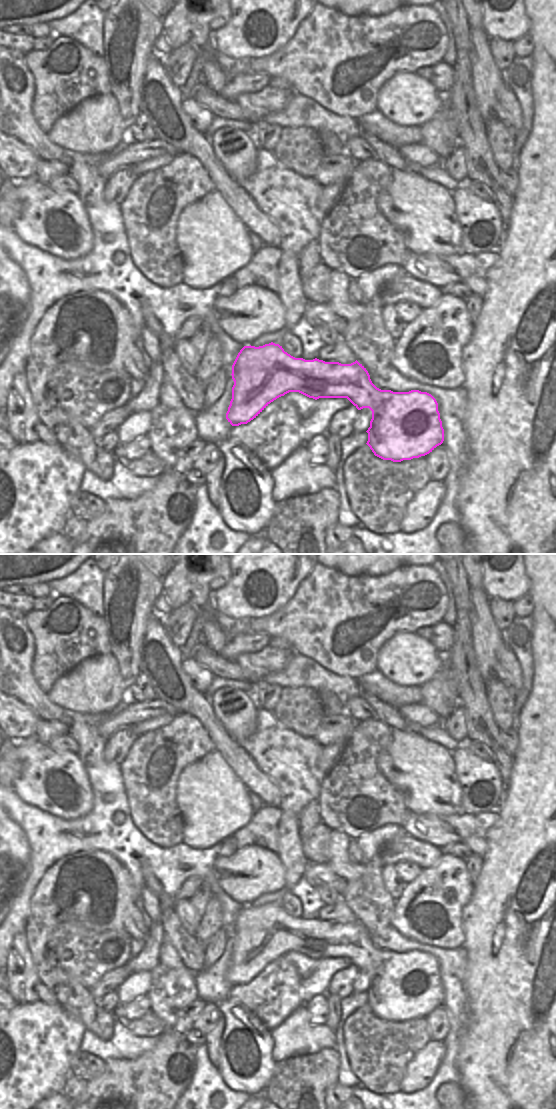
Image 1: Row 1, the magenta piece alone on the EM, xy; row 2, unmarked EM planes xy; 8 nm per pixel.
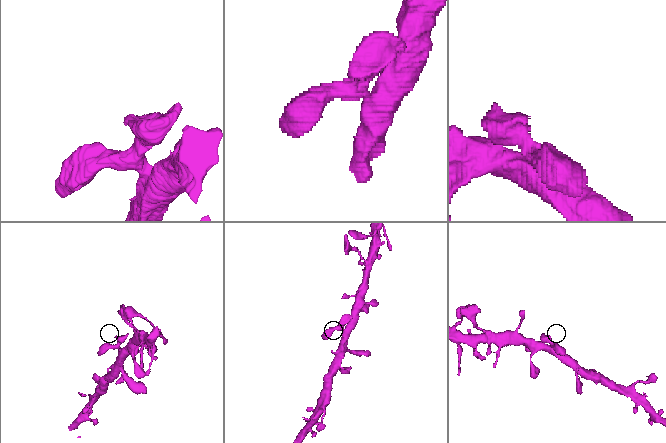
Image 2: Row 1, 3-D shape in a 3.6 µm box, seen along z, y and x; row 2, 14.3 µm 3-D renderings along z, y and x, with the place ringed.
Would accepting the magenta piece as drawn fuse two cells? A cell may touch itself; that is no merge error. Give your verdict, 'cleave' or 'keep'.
keep

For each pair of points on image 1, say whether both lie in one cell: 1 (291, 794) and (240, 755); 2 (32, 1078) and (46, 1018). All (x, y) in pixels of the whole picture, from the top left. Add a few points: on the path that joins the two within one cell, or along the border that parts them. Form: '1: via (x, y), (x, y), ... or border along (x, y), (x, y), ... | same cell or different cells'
1: border along (251, 758), (275, 783), (281, 794) | different cells
2: via (32, 1063), (35, 1056), (36, 1033) | same cell

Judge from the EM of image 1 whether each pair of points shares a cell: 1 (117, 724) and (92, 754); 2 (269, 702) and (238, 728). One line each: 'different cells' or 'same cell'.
1: different cells
2: different cells

